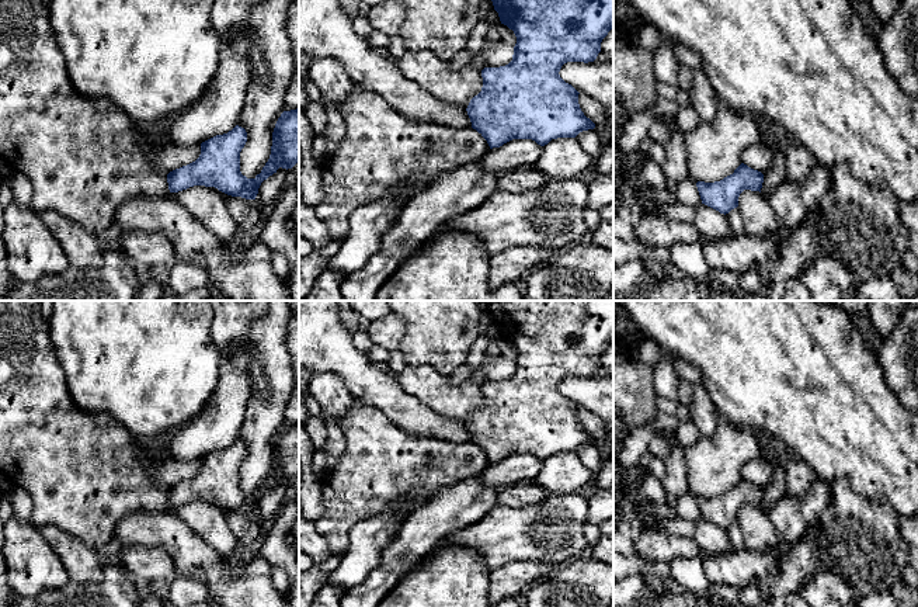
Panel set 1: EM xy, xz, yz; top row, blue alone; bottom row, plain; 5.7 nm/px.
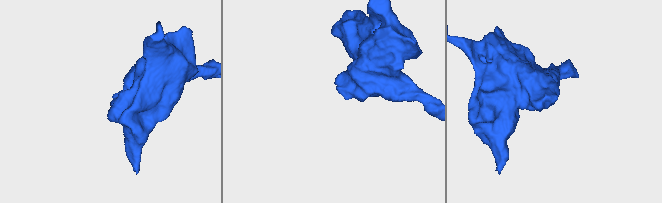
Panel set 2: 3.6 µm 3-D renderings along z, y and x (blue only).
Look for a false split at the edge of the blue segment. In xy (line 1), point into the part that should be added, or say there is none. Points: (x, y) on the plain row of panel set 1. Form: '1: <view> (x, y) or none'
1: none

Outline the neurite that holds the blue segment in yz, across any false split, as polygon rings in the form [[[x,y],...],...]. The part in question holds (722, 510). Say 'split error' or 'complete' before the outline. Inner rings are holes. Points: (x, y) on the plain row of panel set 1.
complete; [[[741,478],[733,489],[723,495],[714,497],[698,496],[696,502],[702,518],[726,530],[738,521],[738,511],[744,504],[761,507],[762,497],[764,489],[761,486]]]

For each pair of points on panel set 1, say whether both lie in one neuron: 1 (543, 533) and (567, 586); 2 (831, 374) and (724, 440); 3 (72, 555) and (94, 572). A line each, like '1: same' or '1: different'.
1: different
2: different
3: same

